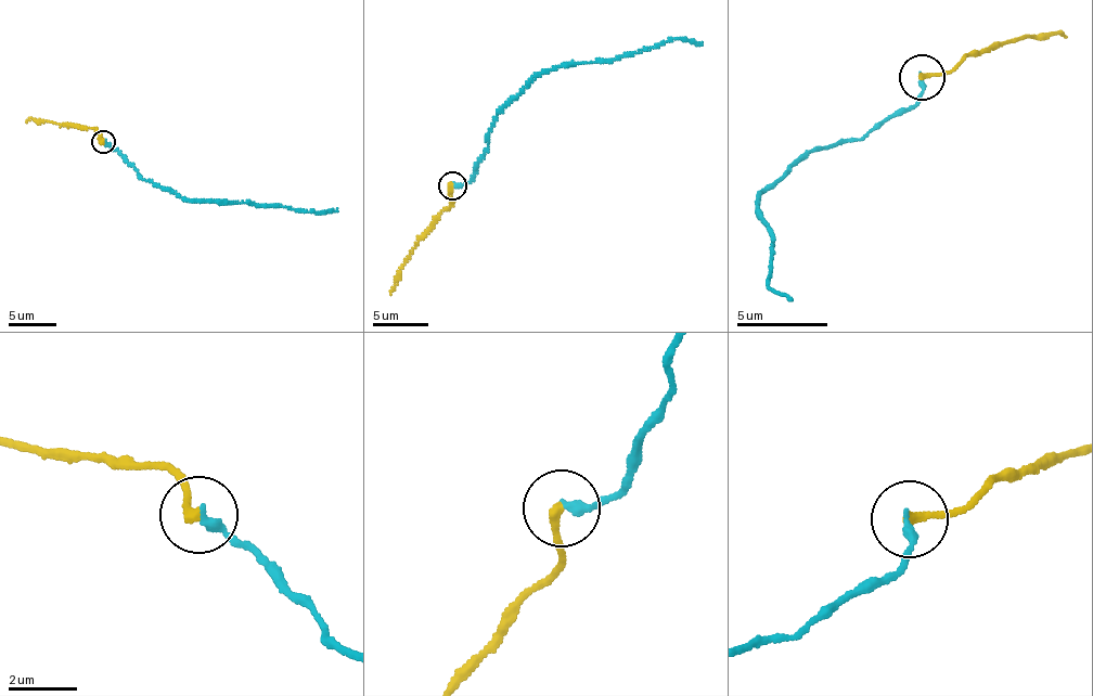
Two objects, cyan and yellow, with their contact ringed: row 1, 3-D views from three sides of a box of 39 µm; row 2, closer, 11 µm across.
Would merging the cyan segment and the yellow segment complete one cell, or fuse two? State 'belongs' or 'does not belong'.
does not belong

